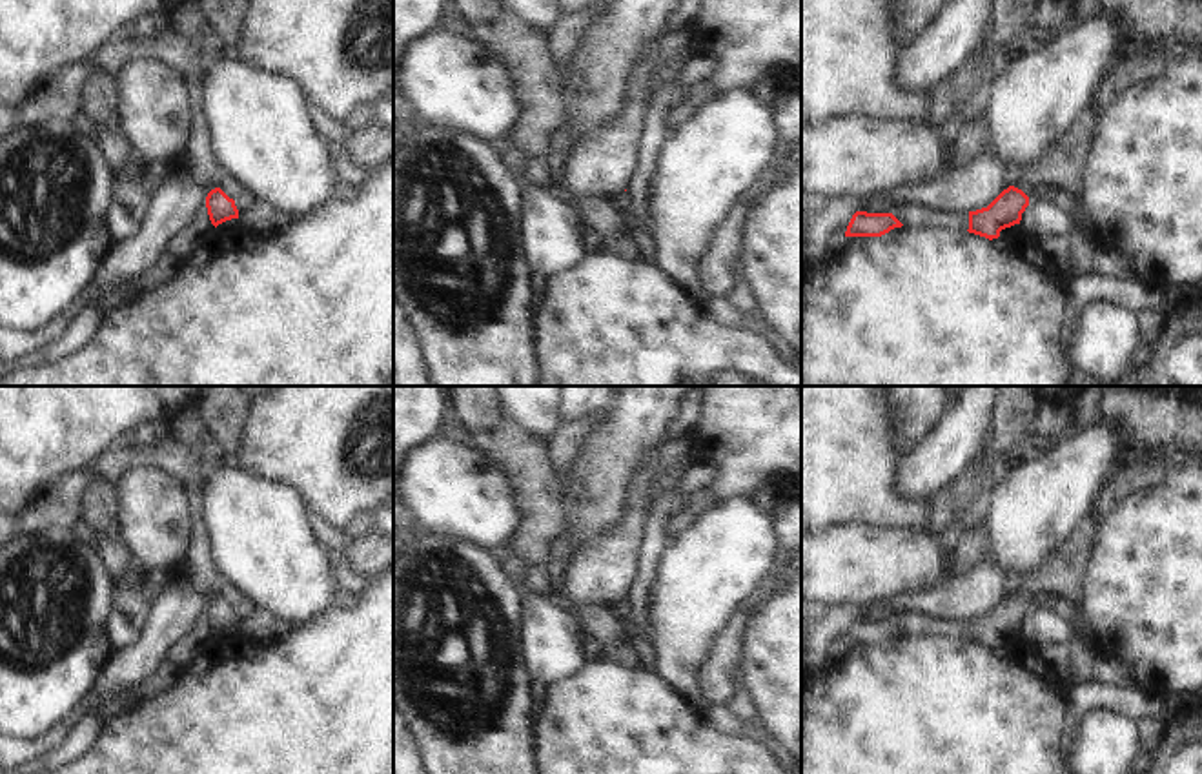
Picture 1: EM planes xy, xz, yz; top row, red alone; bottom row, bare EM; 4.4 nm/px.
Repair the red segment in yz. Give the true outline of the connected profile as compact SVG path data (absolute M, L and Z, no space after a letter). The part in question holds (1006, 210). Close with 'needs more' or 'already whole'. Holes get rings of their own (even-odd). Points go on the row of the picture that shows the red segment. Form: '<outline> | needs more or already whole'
M1089 106L1036 166L1018 173L1014 186L1003 189L987 208L969 211L967 231L993 240L1000 237L1002 229L1020 224L1022 213L1029 206L1025 195L1029 186L1056 188L1082 200L1084 169L1100 117Z | needs more

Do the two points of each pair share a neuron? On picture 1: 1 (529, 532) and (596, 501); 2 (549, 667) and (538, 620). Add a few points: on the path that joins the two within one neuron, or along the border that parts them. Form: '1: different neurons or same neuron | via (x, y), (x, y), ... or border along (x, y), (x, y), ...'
1: different neurons | border along (561, 476), (563, 530), (558, 536)
2: same neuron | via (549, 656), (549, 634), (545, 631)

